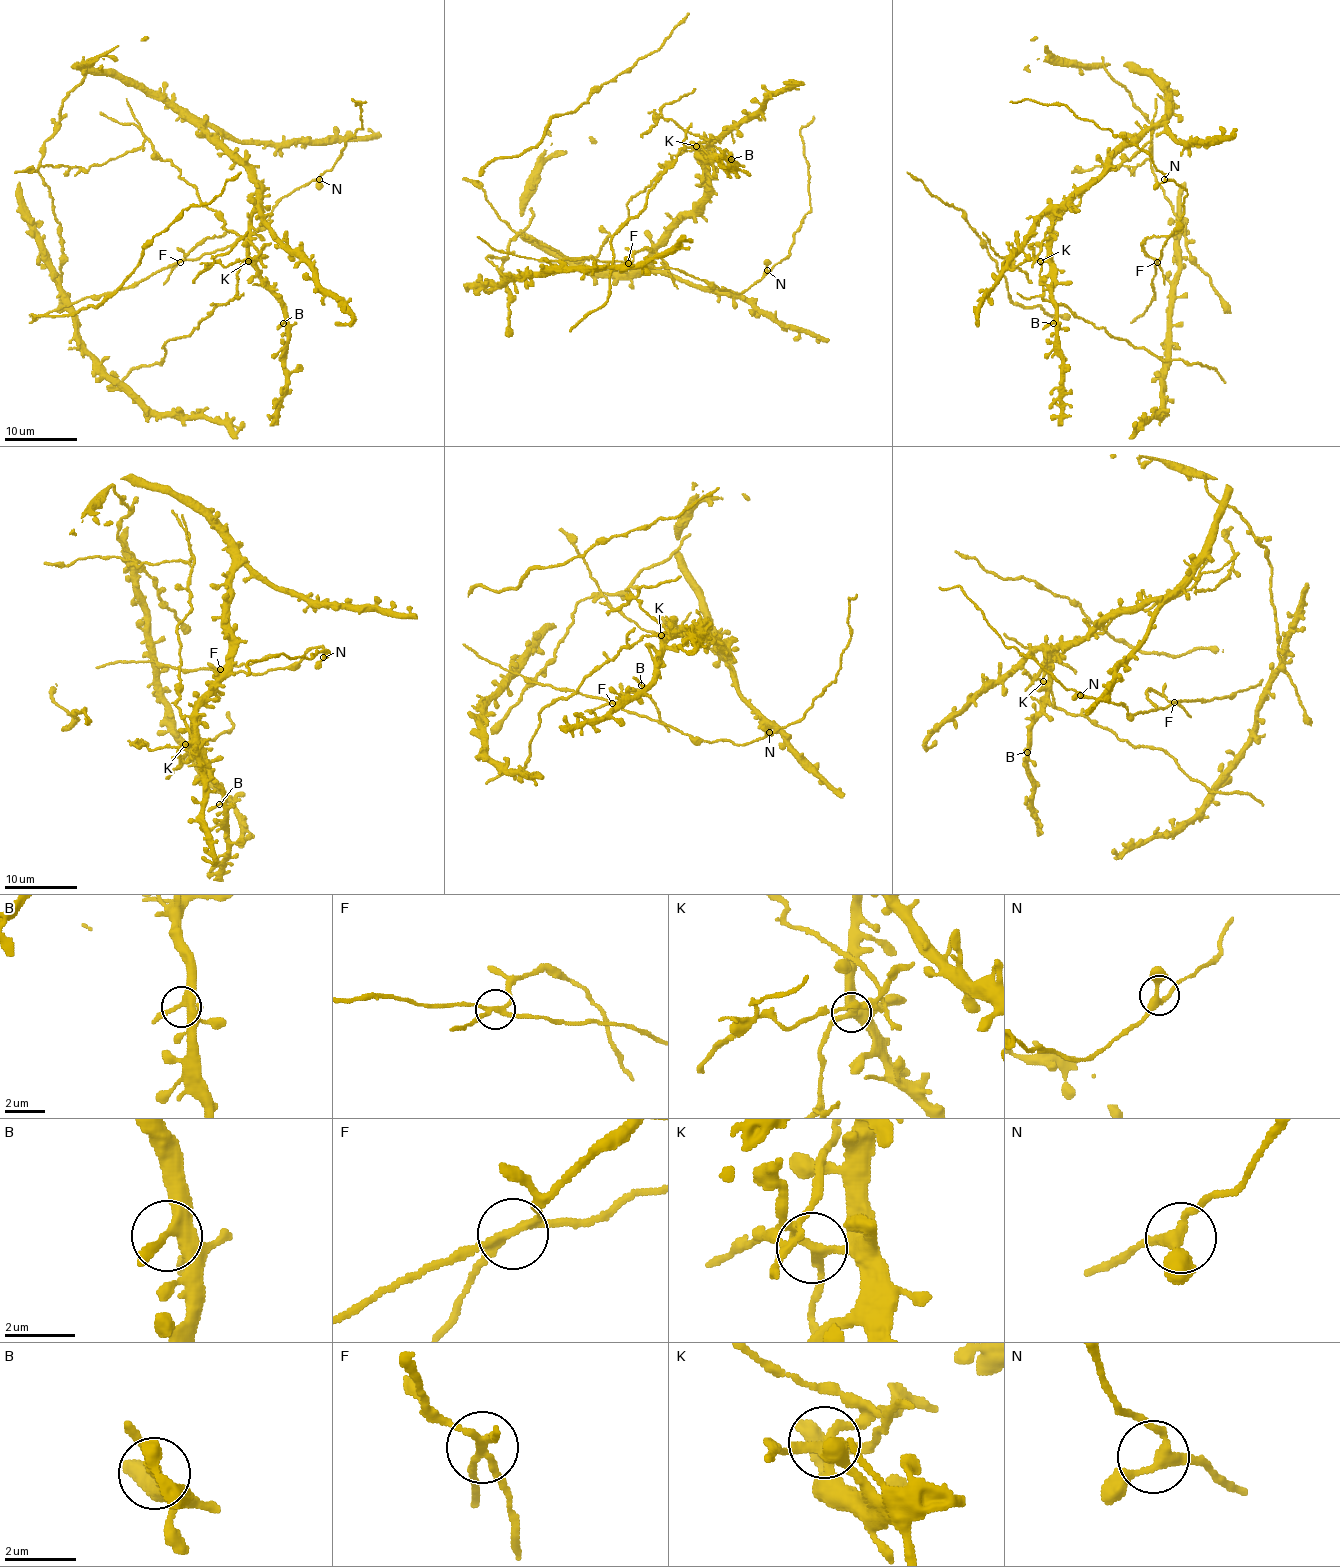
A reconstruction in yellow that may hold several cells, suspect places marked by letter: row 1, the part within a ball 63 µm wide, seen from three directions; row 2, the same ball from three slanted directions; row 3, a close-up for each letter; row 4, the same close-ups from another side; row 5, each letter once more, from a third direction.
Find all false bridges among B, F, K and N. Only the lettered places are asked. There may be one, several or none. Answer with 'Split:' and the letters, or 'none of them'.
Split: F, K

